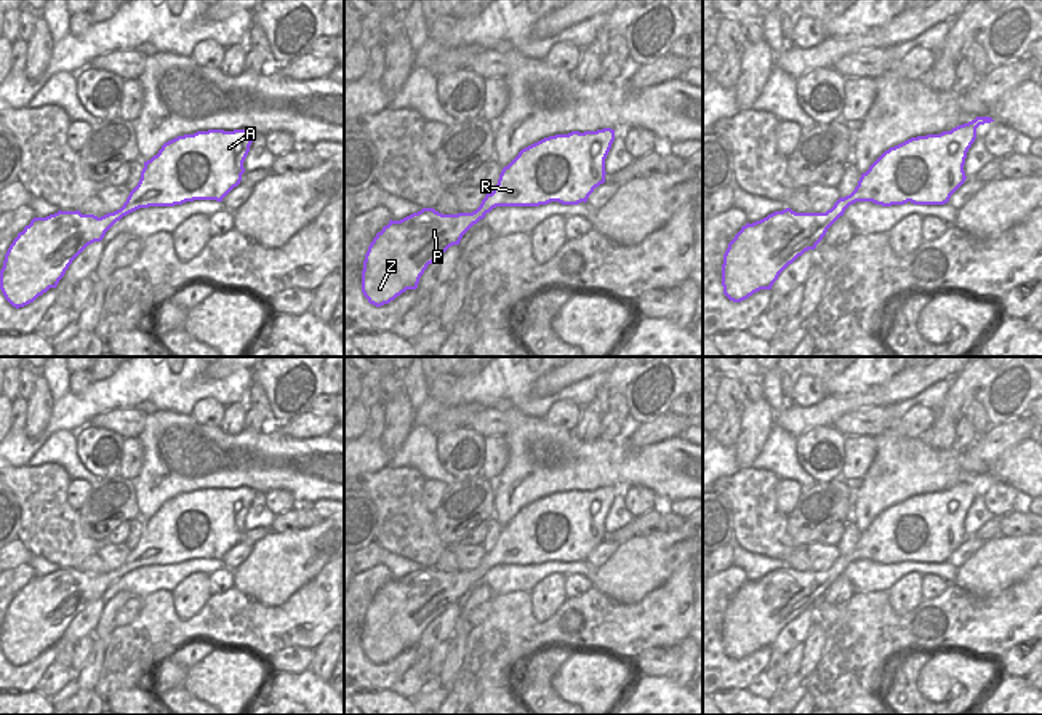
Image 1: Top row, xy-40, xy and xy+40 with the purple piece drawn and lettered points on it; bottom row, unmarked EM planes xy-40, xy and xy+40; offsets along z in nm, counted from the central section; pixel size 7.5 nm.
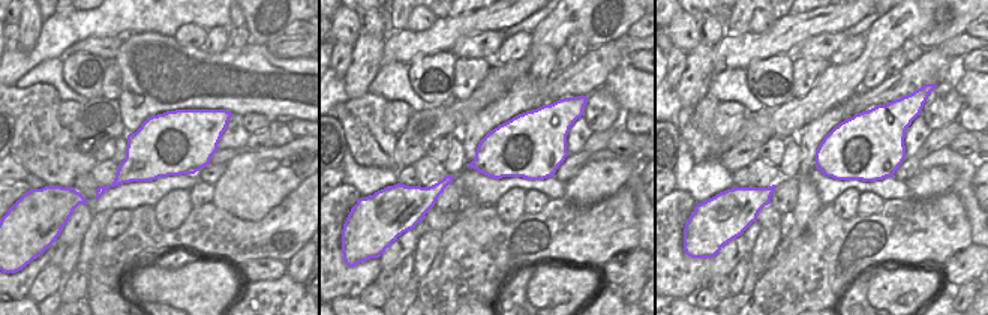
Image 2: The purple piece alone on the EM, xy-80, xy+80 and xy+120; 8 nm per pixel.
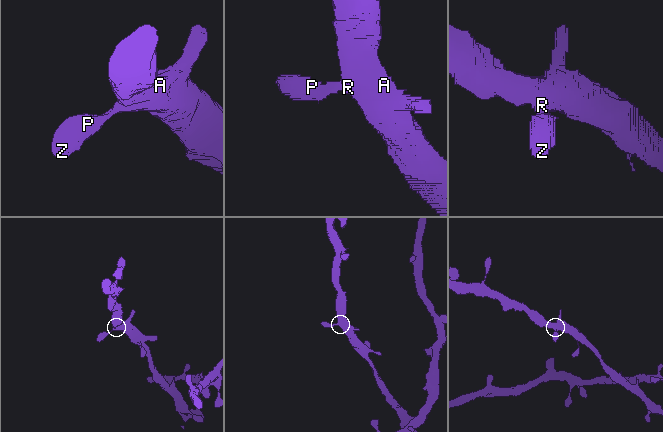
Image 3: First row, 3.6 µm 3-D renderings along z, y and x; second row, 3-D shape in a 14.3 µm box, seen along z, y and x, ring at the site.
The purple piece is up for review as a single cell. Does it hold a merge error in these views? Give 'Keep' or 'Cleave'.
Keep.

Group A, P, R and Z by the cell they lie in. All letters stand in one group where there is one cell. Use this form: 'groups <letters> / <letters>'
groups A P R Z

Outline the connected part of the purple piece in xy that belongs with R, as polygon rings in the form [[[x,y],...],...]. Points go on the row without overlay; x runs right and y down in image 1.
[[[615,488],[571,489],[544,496],[519,510],[503,526],[498,542],[472,571],[442,573],[423,566],[400,579],[389,579],[368,605],[362,629],[362,651],[370,662],[381,665],[407,648],[416,648],[421,633],[450,605],[459,603],[463,593],[496,565],[539,565],[551,560],[578,563],[587,560],[595,545],[605,541],[605,517],[615,499]]]

